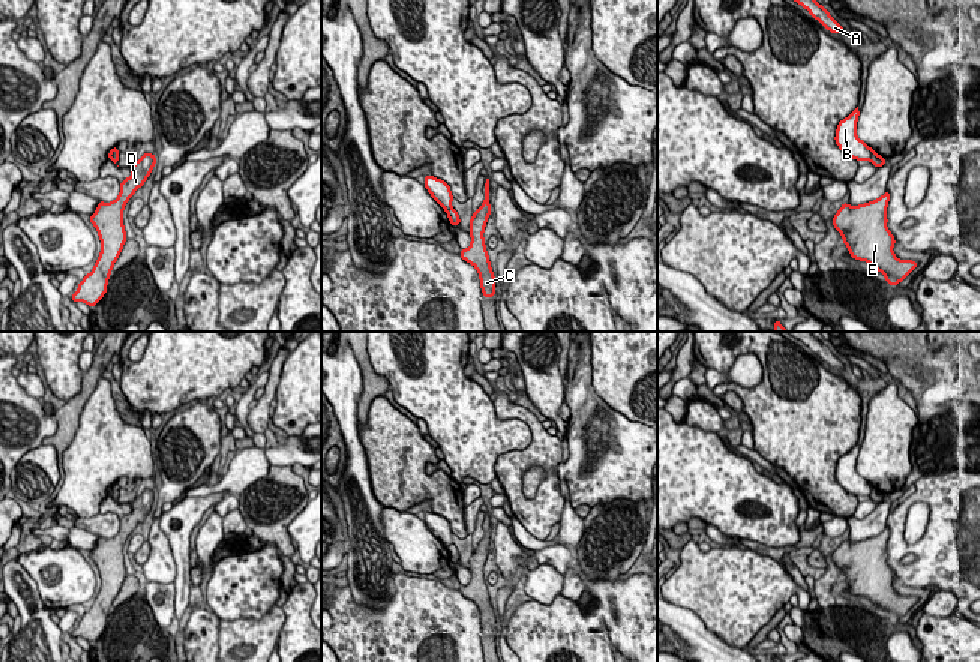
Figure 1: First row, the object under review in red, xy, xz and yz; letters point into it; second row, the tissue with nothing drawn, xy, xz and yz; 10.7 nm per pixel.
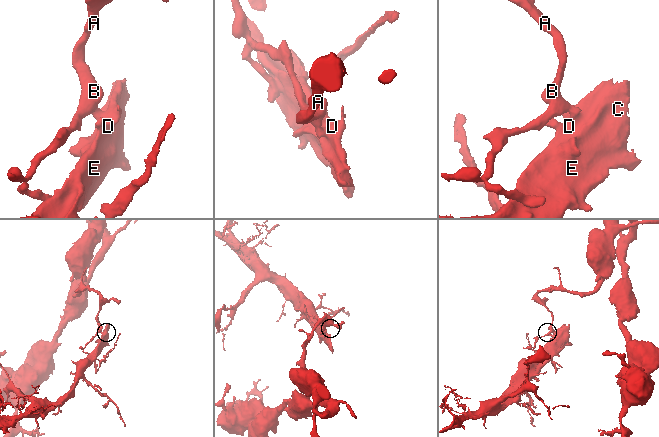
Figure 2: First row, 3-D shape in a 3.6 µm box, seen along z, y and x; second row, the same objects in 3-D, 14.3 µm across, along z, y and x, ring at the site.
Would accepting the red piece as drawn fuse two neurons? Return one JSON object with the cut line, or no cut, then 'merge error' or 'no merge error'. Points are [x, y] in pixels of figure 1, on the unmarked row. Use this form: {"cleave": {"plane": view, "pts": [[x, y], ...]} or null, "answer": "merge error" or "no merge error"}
{"cleave": {"plane": "yz", "pts": [[874, 488], [868, 496]]}, "answer": "merge error"}

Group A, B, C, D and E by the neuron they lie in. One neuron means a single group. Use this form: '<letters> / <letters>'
A B / C D E

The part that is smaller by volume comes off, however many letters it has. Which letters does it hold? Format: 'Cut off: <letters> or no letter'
Cut off: C, D, E

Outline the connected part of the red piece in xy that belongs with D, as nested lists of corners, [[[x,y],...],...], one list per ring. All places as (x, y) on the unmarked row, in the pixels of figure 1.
[[[144,489],[131,501],[132,510],[122,516],[119,533],[111,539],[99,537],[96,548],[90,551],[90,558],[101,575],[101,590],[93,606],[84,612],[78,620],[78,626],[71,630],[72,638],[84,638],[89,642],[95,642],[107,629],[113,602],[128,576],[123,563],[123,545],[134,528],[144,521],[155,500],[155,491]]]

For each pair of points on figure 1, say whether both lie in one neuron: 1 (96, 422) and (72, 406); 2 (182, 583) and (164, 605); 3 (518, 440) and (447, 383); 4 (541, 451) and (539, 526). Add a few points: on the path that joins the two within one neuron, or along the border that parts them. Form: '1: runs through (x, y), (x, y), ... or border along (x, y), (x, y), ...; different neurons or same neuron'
1: border along (98, 380), (69, 445); different neurons
2: border along (173, 583), (176, 616); different neurons
3: runs through (500, 436), (465, 401); same neuron
4: runs through (521, 466), (515, 472), (515, 496), (523, 506); same neuron

